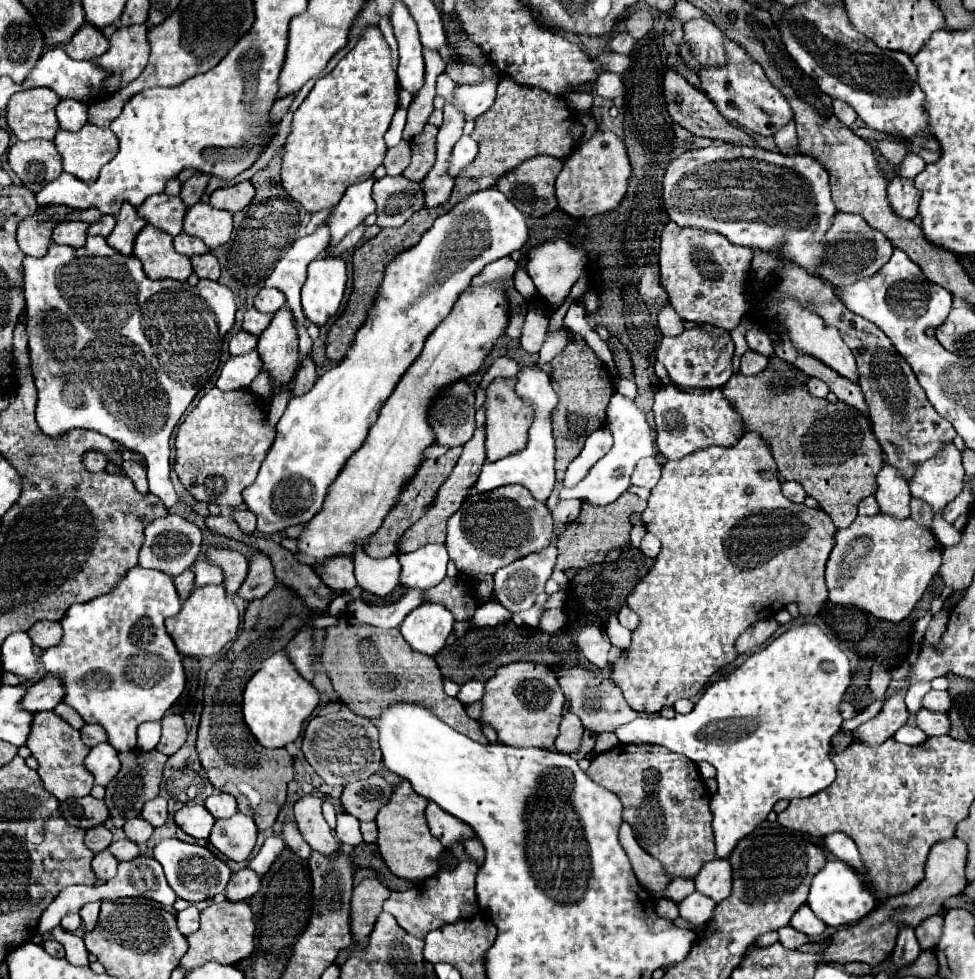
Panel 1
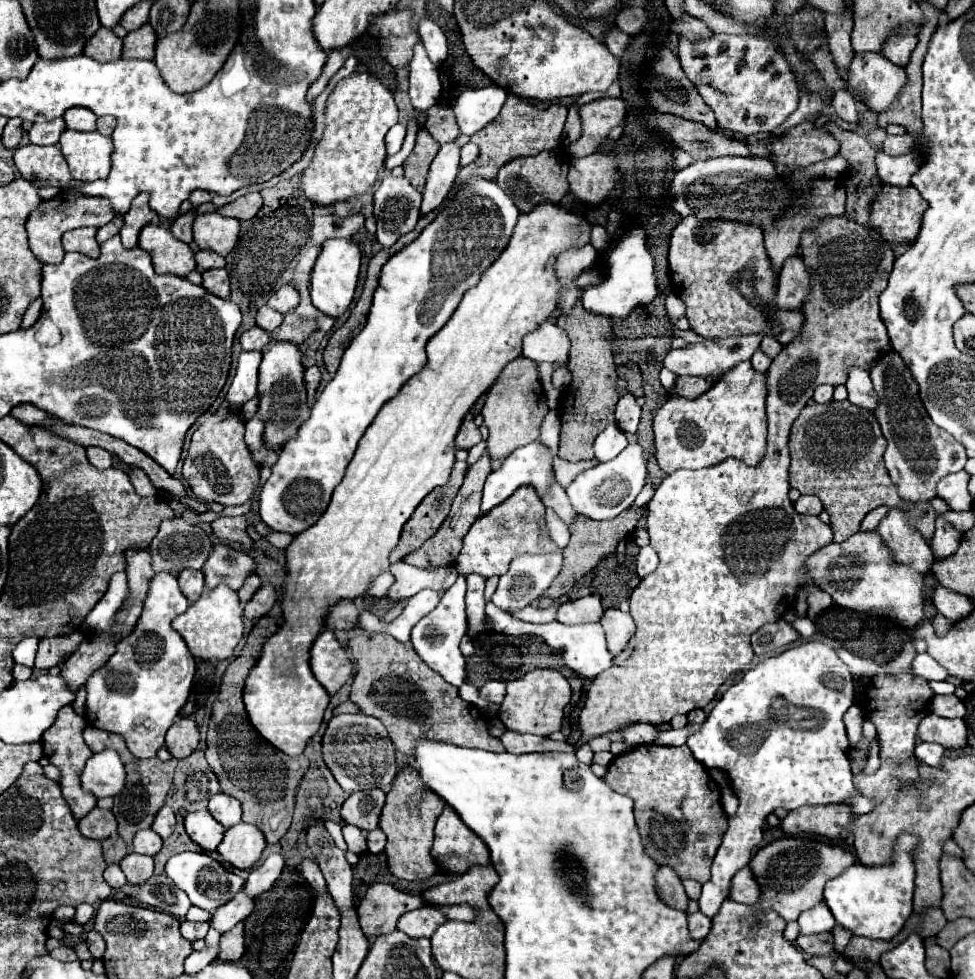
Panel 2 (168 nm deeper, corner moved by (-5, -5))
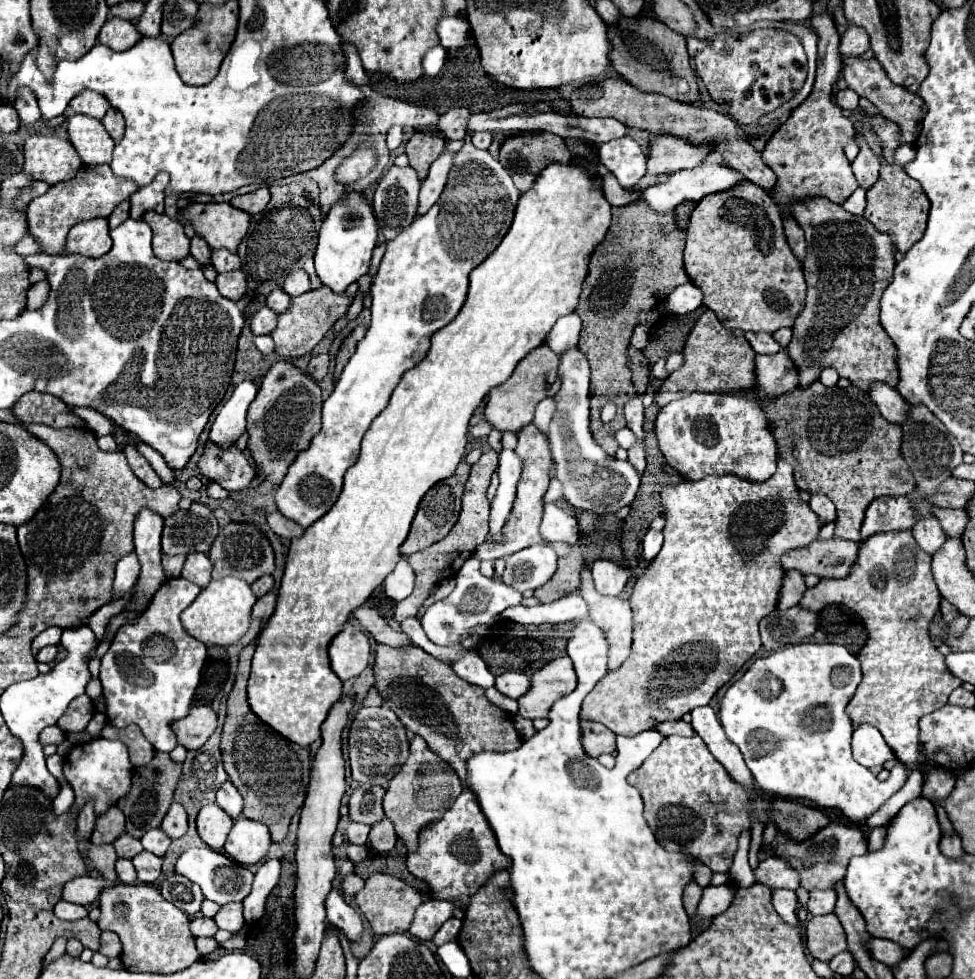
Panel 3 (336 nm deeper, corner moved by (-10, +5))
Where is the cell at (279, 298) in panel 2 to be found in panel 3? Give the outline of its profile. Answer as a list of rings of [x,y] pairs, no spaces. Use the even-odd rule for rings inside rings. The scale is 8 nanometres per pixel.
[[[295,270],[295,272],[291,272],[291,274],[285,278],[283,290],[287,290],[287,294],[289,294],[291,298],[309,292],[309,290],[311,290],[311,284],[309,284],[307,272],[305,272],[305,270]]]

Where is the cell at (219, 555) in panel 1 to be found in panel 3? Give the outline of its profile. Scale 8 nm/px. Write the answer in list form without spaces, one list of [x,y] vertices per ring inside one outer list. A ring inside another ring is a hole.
[[[261,576],[259,580],[255,580],[253,584],[251,584],[251,590],[253,590],[253,594],[259,598],[259,596],[263,596],[263,594],[267,594],[269,590],[273,590],[273,576]]]

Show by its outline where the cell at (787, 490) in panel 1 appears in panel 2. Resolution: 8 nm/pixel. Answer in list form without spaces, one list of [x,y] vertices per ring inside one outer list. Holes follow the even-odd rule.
[[[800,496],[800,500],[794,504],[794,508],[798,514],[808,514],[808,516],[818,516],[824,510],[818,496]]]

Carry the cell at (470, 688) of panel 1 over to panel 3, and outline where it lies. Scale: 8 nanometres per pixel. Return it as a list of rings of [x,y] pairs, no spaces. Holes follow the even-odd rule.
[[[505,672],[505,674],[497,676],[497,680],[495,680],[495,688],[515,700],[525,694],[527,686],[529,686],[529,676],[519,674],[519,672]]]

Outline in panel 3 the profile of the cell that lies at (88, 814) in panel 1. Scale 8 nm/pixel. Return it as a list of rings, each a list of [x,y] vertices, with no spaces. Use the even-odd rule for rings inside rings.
[[[111,806],[107,812],[97,816],[91,842],[93,844],[111,844],[125,830],[125,816],[117,806]]]

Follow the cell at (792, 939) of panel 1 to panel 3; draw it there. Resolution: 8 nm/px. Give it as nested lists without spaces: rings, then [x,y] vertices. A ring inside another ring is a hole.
[[[834,913],[827,916],[813,916],[805,924],[805,938],[811,956],[823,962],[829,962],[835,954],[847,950],[843,926]]]

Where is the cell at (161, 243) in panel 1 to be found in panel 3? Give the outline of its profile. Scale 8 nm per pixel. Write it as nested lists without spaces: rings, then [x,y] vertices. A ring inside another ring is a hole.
[[[147,212],[143,220],[153,230],[153,252],[159,260],[183,260],[189,256],[189,238],[183,232],[183,226],[171,220],[165,214]]]

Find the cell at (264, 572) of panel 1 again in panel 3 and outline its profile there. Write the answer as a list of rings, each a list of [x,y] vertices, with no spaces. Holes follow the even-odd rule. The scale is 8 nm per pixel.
[[[271,590],[265,596],[257,598],[257,604],[253,606],[253,618],[269,618],[275,610],[275,602],[277,602],[277,594]]]

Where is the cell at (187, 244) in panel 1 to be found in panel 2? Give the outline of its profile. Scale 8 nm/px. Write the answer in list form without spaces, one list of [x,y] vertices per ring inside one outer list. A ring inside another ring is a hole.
[[[198,250],[194,254],[196,264],[200,270],[212,270],[212,268],[224,268],[226,260],[222,256],[218,256],[216,252],[208,252],[208,250]]]

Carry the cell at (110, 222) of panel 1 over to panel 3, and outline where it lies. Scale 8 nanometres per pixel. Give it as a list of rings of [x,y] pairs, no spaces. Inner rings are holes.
[[[121,202],[113,212],[111,212],[111,216],[107,218],[109,220],[109,228],[113,230],[113,228],[117,228],[121,222],[125,222],[129,218],[129,202]]]

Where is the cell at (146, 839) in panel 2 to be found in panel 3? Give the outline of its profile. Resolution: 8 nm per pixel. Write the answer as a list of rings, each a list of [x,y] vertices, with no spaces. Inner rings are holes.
[[[151,828],[151,830],[147,830],[147,834],[143,834],[141,844],[143,844],[145,850],[149,850],[157,856],[163,856],[167,846],[171,844],[171,838],[167,834],[163,834],[161,828]]]

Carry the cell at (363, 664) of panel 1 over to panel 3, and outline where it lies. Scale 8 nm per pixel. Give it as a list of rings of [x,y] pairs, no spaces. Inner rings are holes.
[[[375,644],[373,674],[383,704],[399,716],[407,730],[421,736],[431,752],[449,762],[459,778],[465,774],[463,762],[467,760],[467,754],[479,750],[507,752],[521,746],[521,738],[515,732],[509,714],[491,706],[481,686],[463,682],[447,662],[433,658],[415,644],[399,648]]]

